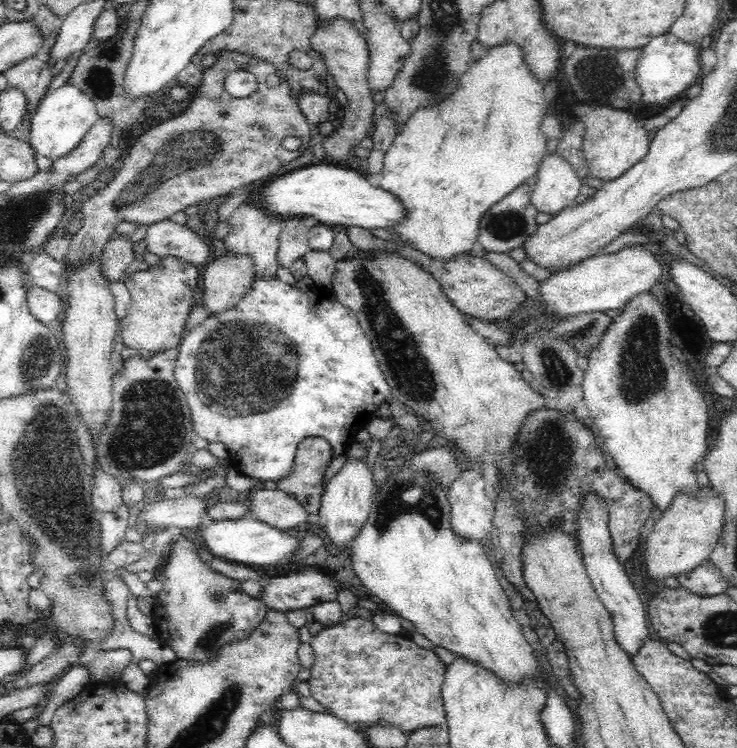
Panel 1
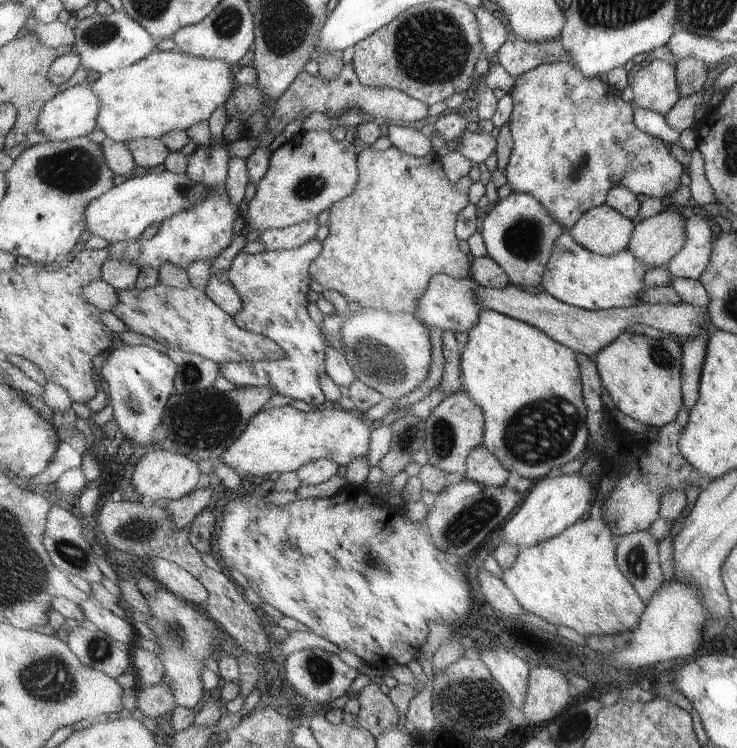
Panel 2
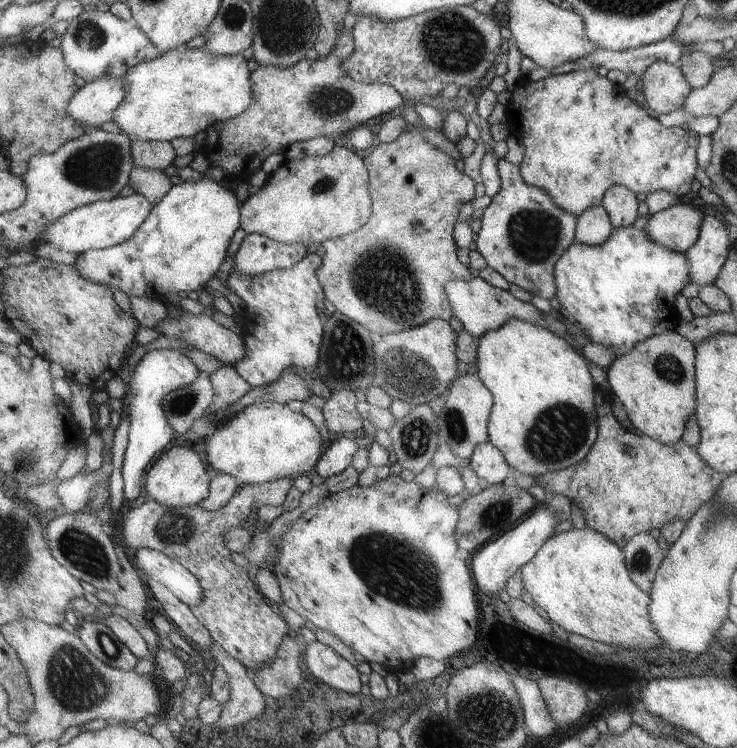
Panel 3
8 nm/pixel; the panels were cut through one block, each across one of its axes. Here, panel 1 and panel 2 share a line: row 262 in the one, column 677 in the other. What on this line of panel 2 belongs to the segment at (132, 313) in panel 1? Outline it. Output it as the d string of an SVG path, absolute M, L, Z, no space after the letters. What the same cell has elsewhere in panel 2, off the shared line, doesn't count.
M569 60L541 64L521 74L513 84L511 98L513 112L507 124L511 128L513 150L503 172L507 184L513 194L535 196L565 230L571 230L589 208L605 204L607 192L615 186L625 186L635 196L643 194L645 198L661 198L665 202L677 192L683 168L669 152L669 146L631 122L631 112L635 112L635 108L629 102L623 102L613 86L607 86L607 82L601 82L599 78L583 76Z

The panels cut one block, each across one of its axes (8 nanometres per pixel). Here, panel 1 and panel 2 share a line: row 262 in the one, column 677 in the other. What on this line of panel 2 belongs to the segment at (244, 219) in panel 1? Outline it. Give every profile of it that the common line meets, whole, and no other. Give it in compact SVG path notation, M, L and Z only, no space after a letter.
M693 214L685 220L685 246L665 268L675 280L699 280L715 246L715 222Z

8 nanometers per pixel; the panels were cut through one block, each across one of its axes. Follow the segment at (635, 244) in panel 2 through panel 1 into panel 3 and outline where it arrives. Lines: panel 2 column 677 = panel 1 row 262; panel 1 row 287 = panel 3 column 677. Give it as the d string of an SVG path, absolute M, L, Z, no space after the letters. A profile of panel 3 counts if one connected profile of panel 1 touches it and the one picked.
M679 200L667 210L649 214L643 232L655 244L683 254L697 242L699 228L701 228L701 212Z

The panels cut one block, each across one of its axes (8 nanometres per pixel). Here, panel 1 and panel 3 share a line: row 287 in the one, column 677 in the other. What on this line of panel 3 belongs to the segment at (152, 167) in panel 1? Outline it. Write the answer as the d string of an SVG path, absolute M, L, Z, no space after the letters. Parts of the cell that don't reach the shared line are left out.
M685 52L677 60L677 64L681 64L681 72L685 74L685 80L691 84L693 90L705 88L705 84L709 84L717 70L715 60L703 52Z

